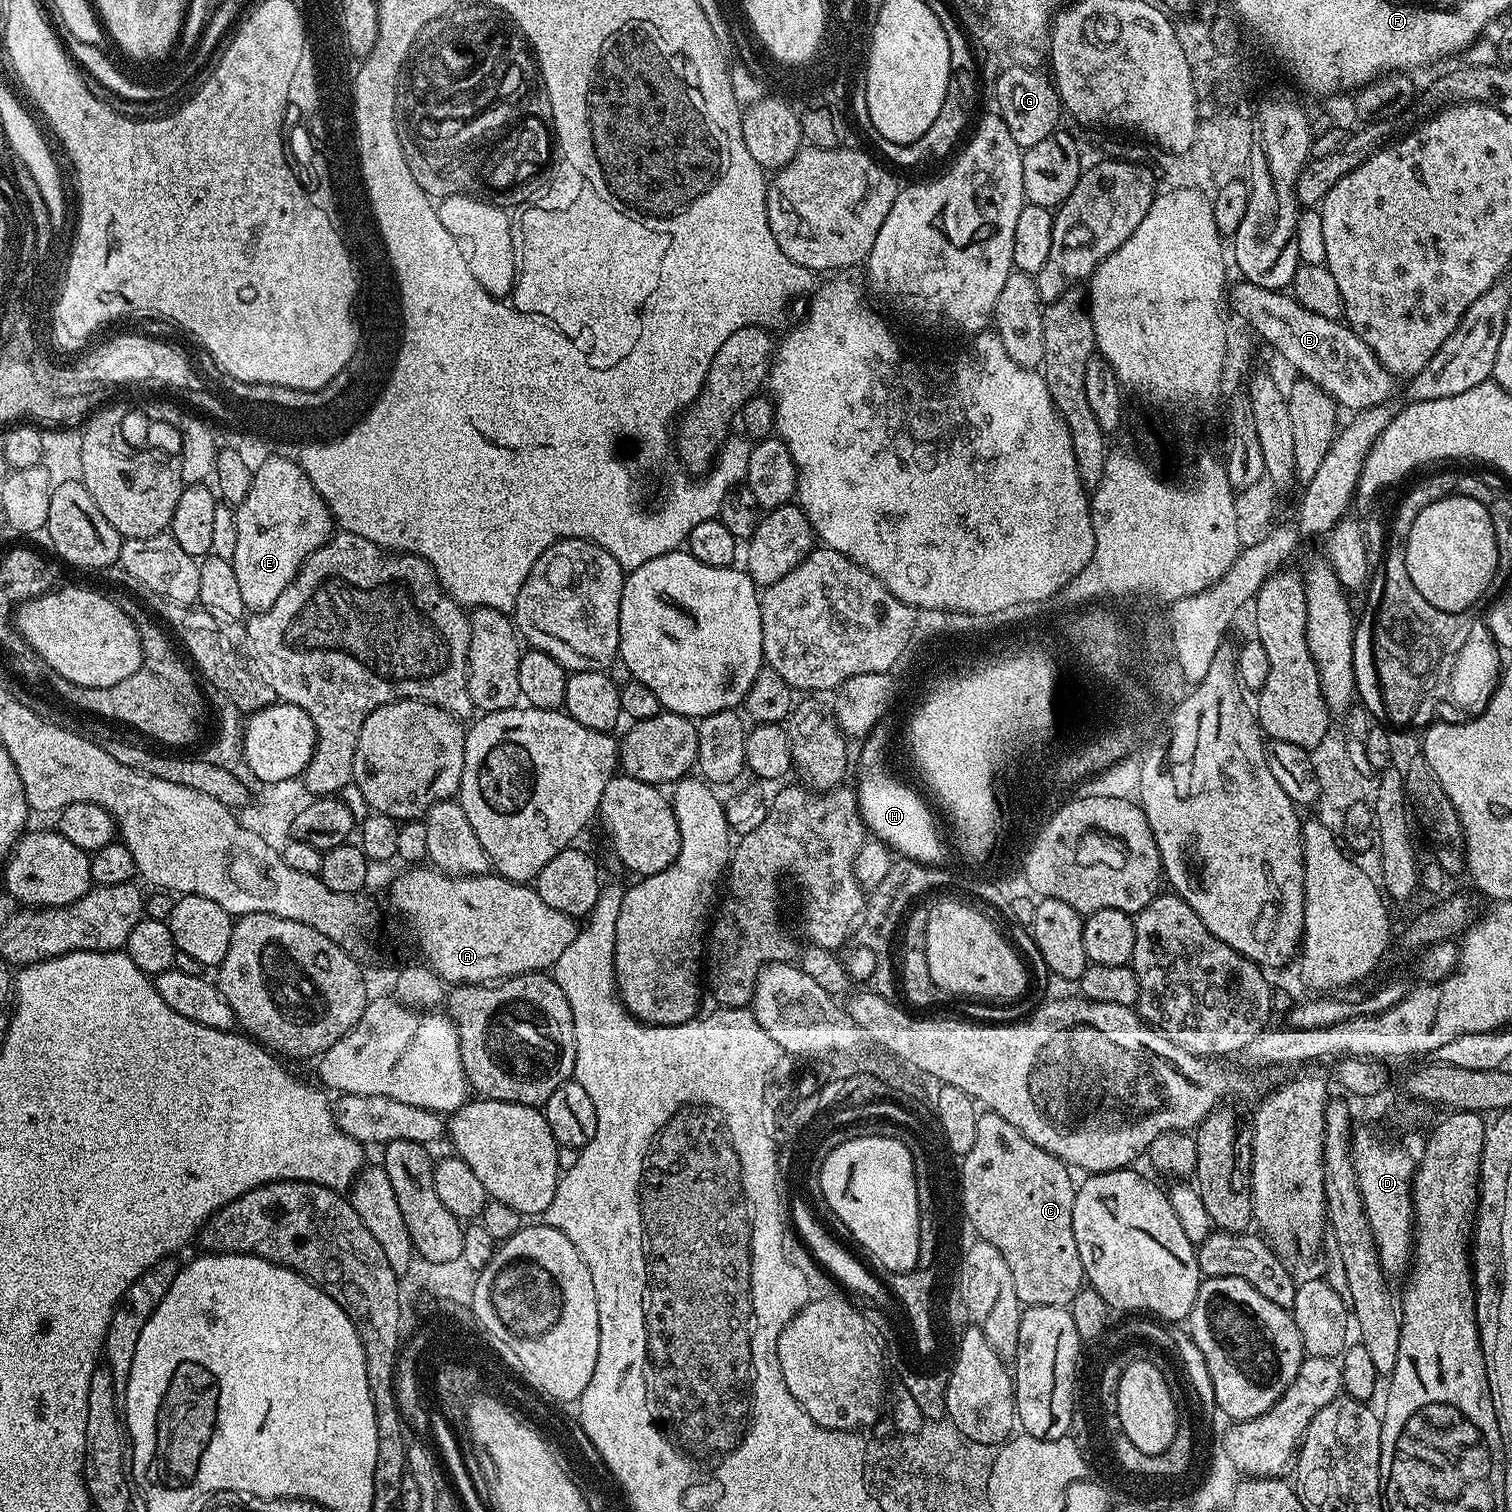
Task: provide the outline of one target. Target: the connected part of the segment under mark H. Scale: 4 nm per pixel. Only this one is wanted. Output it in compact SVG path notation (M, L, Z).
M893 715L883 716L863 739L856 768L856 805L865 829L903 859L929 866L941 865L948 850L938 830L933 812L925 800L910 786L896 778L888 762L888 748L896 722Z

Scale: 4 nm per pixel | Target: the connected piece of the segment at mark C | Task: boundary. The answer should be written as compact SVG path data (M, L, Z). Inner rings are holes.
M984 1110L977 1115L976 1121L978 1122L978 1131L974 1137L974 1146L970 1146L970 1150L959 1161L960 1199L967 1207L968 1213L974 1212L974 1210L982 1212L980 1208L986 1206L986 1204L980 1202L980 1200L990 1200L990 1202L994 1200L994 1249L1002 1254L1002 1258L1006 1260L1006 1264L1010 1268L1011 1277L1014 1278L1014 1289L1017 1290L1017 1297L1021 1305L1068 1308L1072 1299L1080 1293L1080 1289L1085 1287L1086 1284L1082 1258L1078 1258L1078 1242L1074 1242L1074 1198L1076 1197L1077 1185L1072 1184L1071 1174L1073 1175L1073 1173L1070 1171L1069 1165L1065 1164L1063 1160L1051 1156L1049 1152L1042 1150L1034 1142L1030 1142L1030 1138L1026 1138L1018 1129L1010 1126L1010 1122L1006 1122L1006 1118Z

